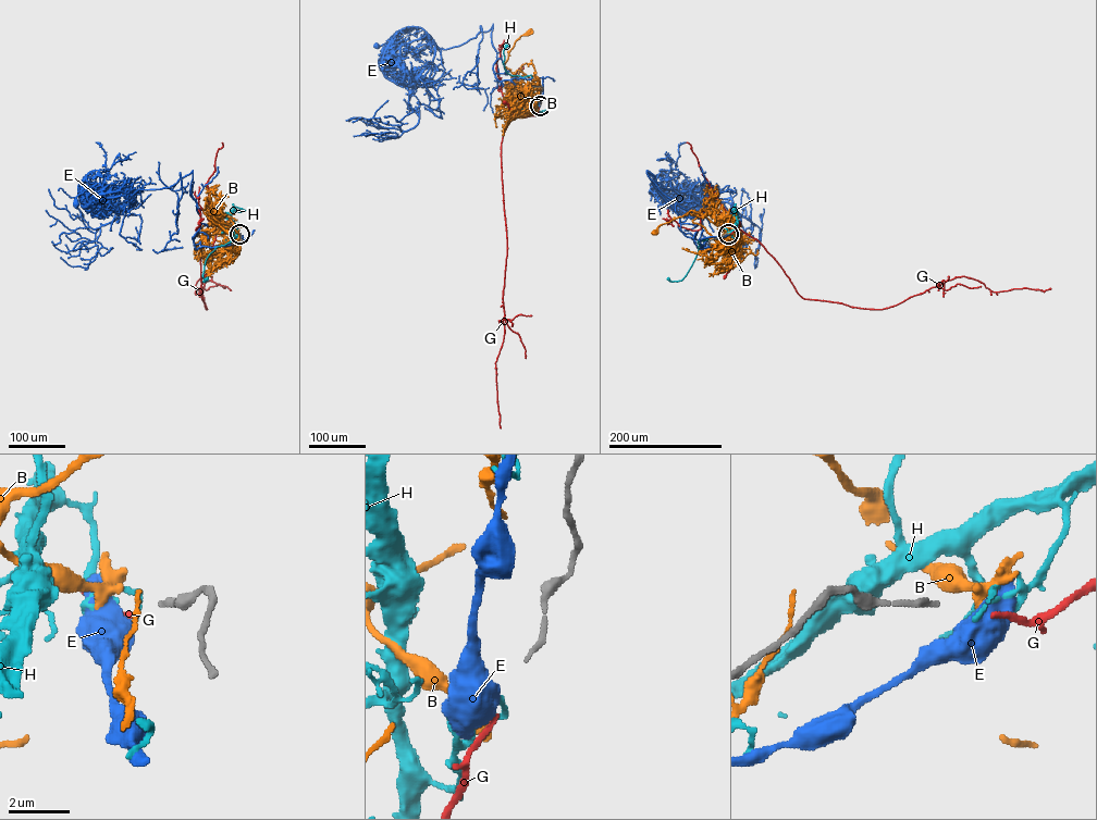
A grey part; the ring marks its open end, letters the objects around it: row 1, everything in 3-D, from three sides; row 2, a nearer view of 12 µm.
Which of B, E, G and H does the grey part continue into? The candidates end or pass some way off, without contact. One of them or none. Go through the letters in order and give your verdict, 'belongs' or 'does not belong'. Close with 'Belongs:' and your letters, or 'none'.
B: does not belong
E: does not belong
G: belongs
H: does not belong
Belongs: G

